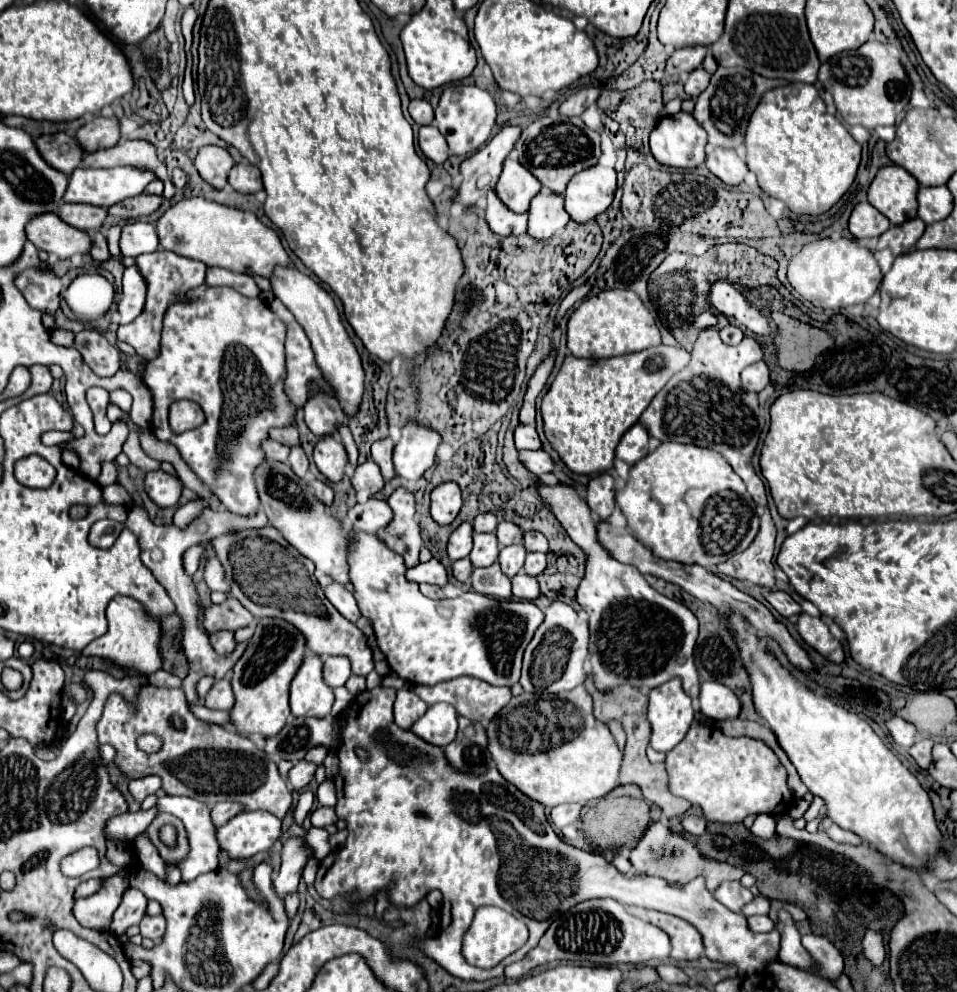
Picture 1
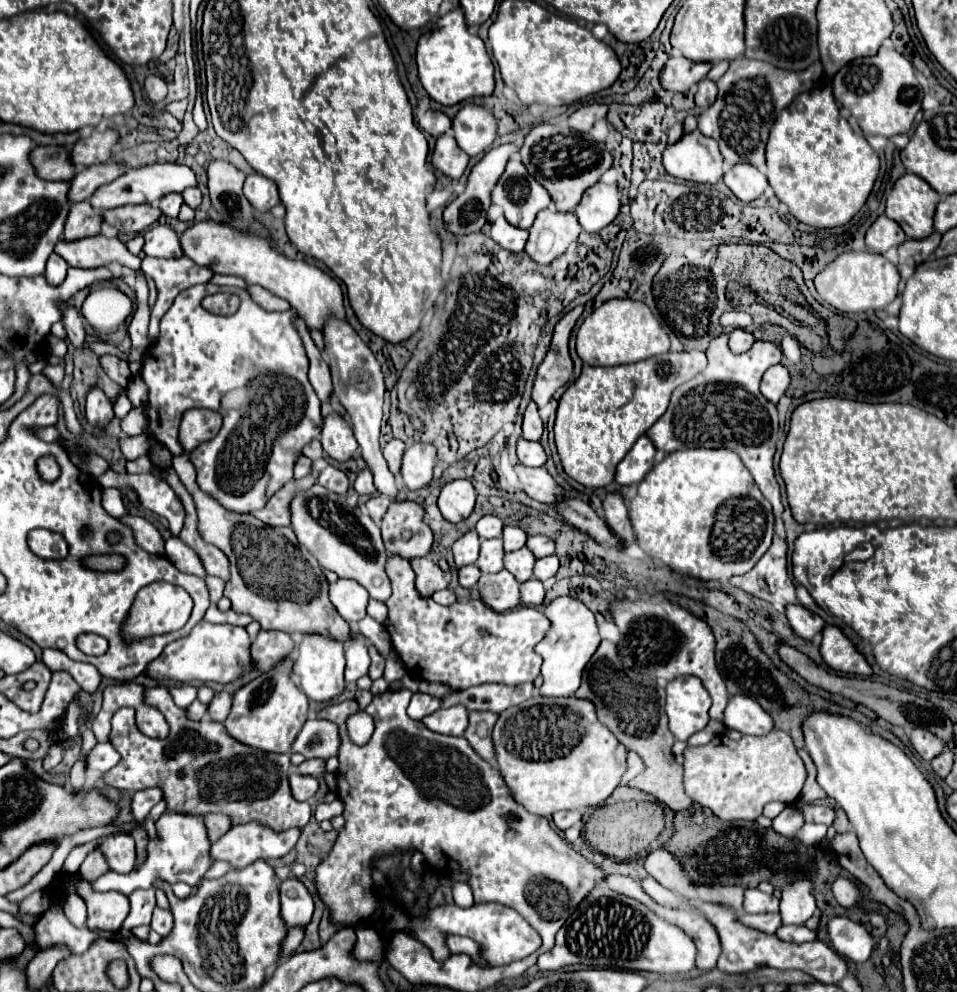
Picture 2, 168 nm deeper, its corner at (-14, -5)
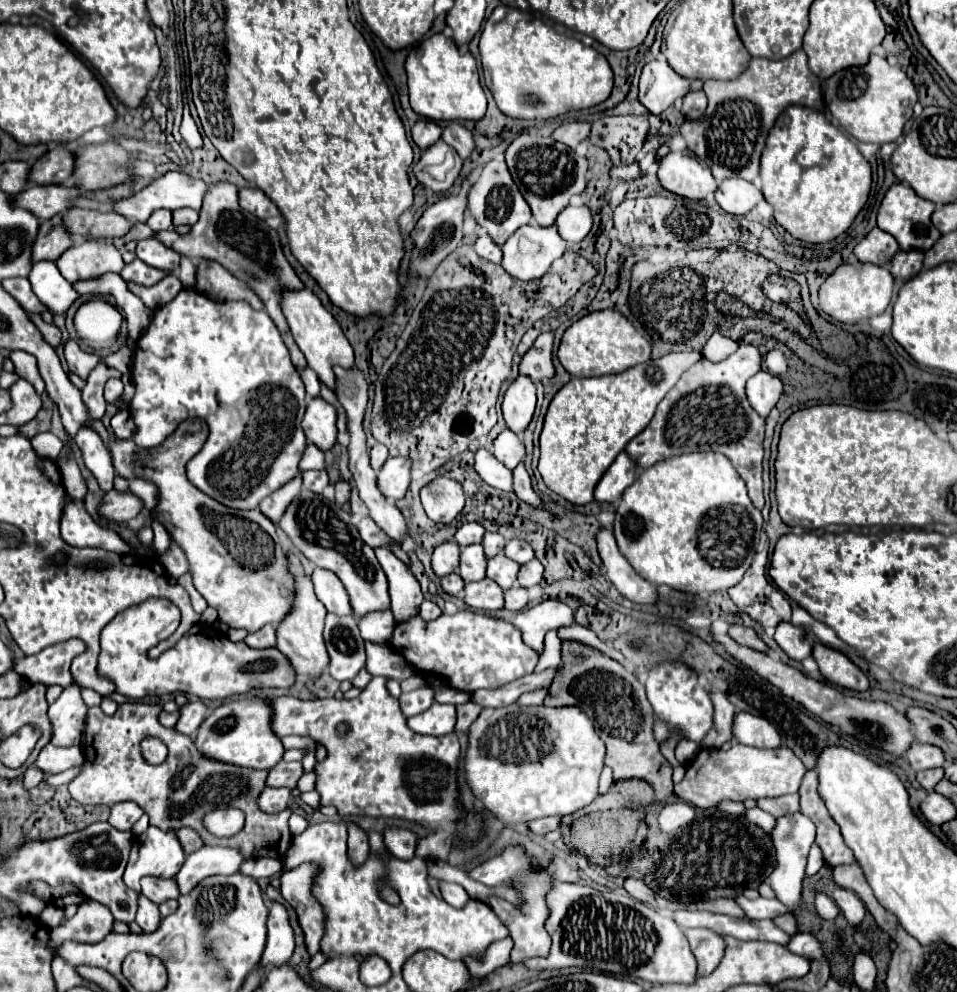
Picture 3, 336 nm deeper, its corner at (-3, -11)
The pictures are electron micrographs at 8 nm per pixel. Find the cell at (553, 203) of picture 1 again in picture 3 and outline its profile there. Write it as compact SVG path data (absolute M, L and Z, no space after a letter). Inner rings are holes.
M528 224L528 226L518 228L500 248L502 248L502 268L510 276L514 276L516 280L530 282L530 280L542 278L550 270L552 262L558 260L566 252L568 244L560 238L556 226L542 228L542 226L536 226L536 224L534 226Z

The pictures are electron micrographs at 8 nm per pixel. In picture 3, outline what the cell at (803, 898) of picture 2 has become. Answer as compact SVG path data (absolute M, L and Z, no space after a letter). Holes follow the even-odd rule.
M794 812L794 814L786 814L776 818L776 826L770 832L774 850L776 850L776 870L768 876L768 884L774 888L778 900L788 906L790 910L800 906L800 896L802 896L802 880L804 880L804 868L806 868L806 856L808 850L814 842L814 822L802 814L802 812Z

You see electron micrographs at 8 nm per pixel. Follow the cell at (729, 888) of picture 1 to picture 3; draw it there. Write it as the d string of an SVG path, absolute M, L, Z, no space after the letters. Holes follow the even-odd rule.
M738 896L736 902L742 906L742 910L746 912L746 916L748 916L750 920L764 920L764 918L774 920L776 916L790 912L790 910L784 910L784 906L780 906L780 902L768 900L768 898L748 900L748 898L744 898L744 896Z

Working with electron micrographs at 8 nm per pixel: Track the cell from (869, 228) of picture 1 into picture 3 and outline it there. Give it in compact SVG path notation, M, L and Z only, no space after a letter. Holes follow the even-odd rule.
M872 228L866 238L854 248L854 254L860 262L870 262L870 264L888 264L894 254L898 252L898 242L894 236L880 228Z

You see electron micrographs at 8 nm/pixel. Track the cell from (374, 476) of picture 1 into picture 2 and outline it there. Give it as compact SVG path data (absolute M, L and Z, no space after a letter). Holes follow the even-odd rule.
M369 468L361 470L353 486L355 486L357 494L369 494L369 496L375 494L375 484L373 484L373 480L371 480L371 470L369 470Z

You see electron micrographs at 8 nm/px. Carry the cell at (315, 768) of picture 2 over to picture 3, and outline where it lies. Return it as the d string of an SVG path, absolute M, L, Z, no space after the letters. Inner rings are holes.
M282 760L268 772L266 786L270 786L270 788L282 788L284 786L284 788L294 790L300 776L302 776L302 764L300 762L284 762Z

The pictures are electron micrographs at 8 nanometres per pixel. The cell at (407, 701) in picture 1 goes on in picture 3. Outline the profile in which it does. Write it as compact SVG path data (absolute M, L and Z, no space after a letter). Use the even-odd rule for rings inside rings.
M430 686L412 690L412 692L400 696L400 708L402 708L406 718L410 718L414 714L420 714L420 710L430 708L432 702L434 702L434 690Z

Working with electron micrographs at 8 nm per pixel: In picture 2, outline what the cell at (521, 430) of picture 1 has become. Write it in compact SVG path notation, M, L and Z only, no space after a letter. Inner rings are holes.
M531 400L531 404L529 404L527 410L525 410L525 416L523 416L523 438L525 438L525 440L535 440L535 442L539 442L543 430L545 430L545 428L543 428L543 420L539 418L537 406L535 406L535 402Z

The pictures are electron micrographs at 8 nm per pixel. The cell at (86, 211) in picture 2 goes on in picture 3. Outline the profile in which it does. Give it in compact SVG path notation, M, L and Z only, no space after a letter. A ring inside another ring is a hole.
M62 216L48 218L48 222L40 224L40 234L32 246L32 264L40 260L58 260L72 246L70 236L64 230Z

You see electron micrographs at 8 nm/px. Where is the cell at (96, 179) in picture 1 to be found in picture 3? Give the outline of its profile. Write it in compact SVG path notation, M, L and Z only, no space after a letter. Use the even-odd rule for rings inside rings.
M166 172L162 178L154 180L150 186L146 186L144 190L140 190L138 194L126 198L126 200L120 200L116 202L114 210L120 212L122 216L126 218L134 218L138 222L146 222L150 218L150 214L154 210L160 210L160 208L166 208L166 210L178 210L178 208L192 208L192 210L200 210L202 206L202 200L204 200L204 194L208 190L208 184L200 178L190 178L188 174L184 172Z

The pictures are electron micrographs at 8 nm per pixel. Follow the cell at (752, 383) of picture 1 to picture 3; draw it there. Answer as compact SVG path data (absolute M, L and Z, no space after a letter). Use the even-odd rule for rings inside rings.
M760 370L754 374L746 384L746 396L752 408L762 416L768 418L770 410L776 406L776 402L782 396L782 380L768 370Z

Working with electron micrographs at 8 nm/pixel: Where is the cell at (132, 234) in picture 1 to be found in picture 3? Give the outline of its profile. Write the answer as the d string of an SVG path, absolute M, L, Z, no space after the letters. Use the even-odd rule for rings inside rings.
M146 238L138 242L136 248L136 256L146 262L152 268L164 270L164 272L176 272L178 264L180 264L180 254L176 254L174 250L166 248L162 242L158 242L156 238Z

